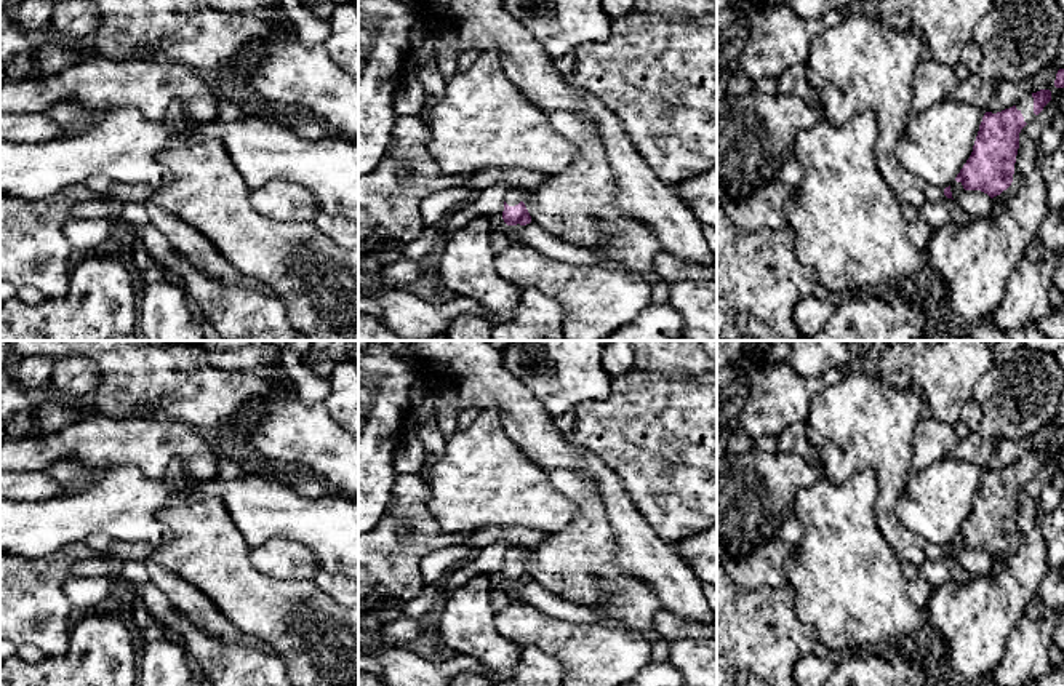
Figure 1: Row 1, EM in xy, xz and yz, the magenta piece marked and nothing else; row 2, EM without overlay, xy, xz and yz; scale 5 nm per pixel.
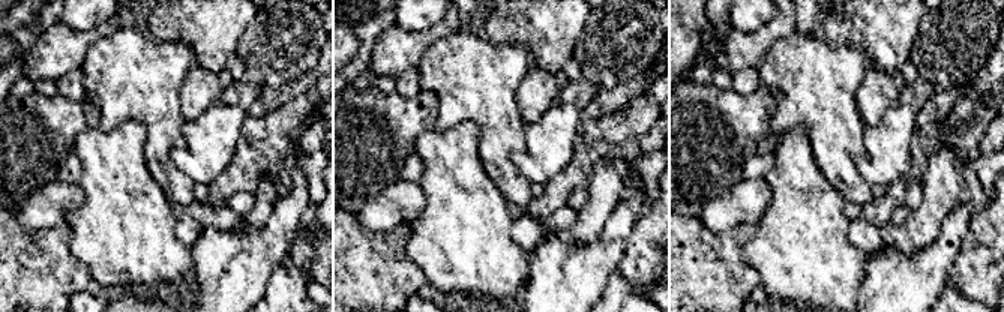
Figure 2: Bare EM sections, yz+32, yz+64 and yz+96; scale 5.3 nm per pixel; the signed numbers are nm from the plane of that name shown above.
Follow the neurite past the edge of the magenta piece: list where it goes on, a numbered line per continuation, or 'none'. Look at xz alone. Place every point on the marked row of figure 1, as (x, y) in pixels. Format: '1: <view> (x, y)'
1: xz (514, 195)

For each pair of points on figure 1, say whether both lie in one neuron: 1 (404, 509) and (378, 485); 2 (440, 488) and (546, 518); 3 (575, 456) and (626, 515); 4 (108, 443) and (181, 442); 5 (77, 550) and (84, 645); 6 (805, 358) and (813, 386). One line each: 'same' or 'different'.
1: different
2: same
3: same
4: same
5: different
6: different

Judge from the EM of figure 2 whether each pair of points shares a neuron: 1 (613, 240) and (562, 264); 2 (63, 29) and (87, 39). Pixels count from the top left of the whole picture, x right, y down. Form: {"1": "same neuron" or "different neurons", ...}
{"1": "same neuron", "2": "same neuron"}

